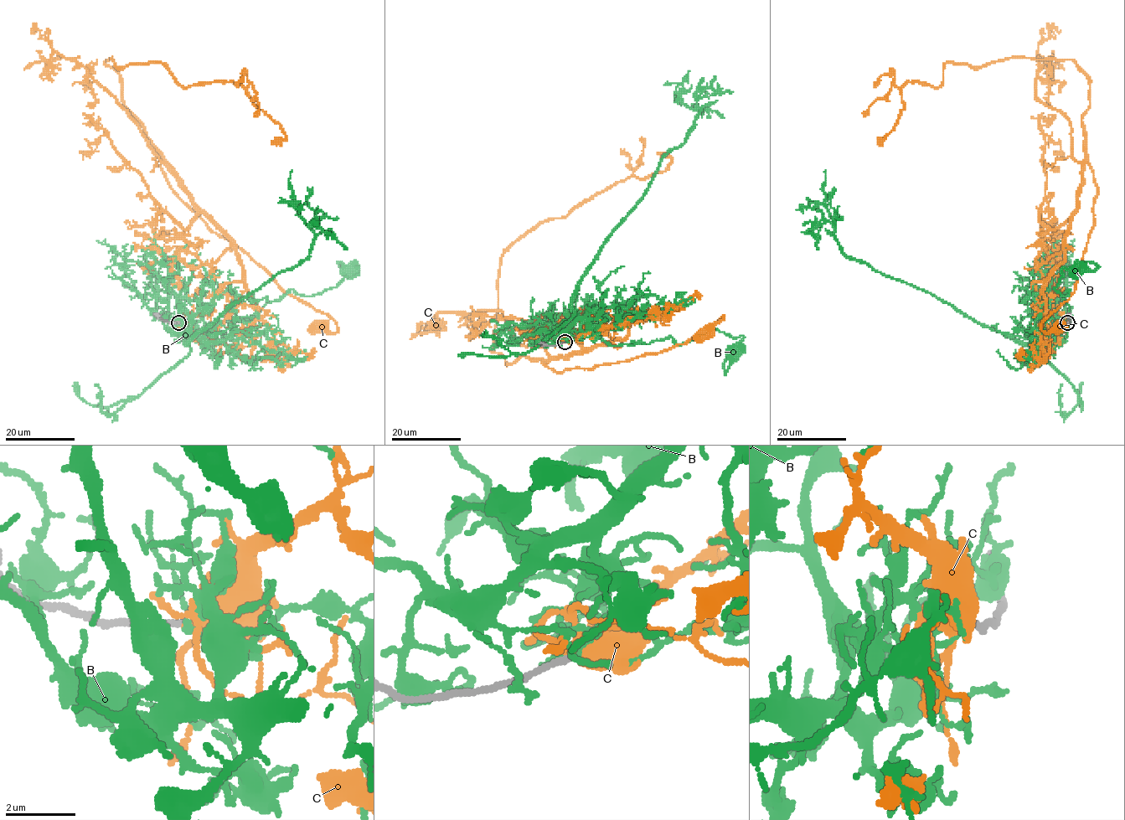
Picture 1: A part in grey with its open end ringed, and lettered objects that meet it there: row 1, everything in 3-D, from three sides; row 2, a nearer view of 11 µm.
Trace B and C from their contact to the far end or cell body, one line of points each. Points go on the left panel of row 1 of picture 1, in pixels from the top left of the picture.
B: (179, 322), (198, 334), (208, 325), (241, 322), (291, 289), (314, 296), (332, 288), (357, 269), (350, 270)
C: (178, 323), (207, 312), (224, 283), (242, 280), (242, 265), (157, 157), (207, 226), (337, 329), (317, 326)

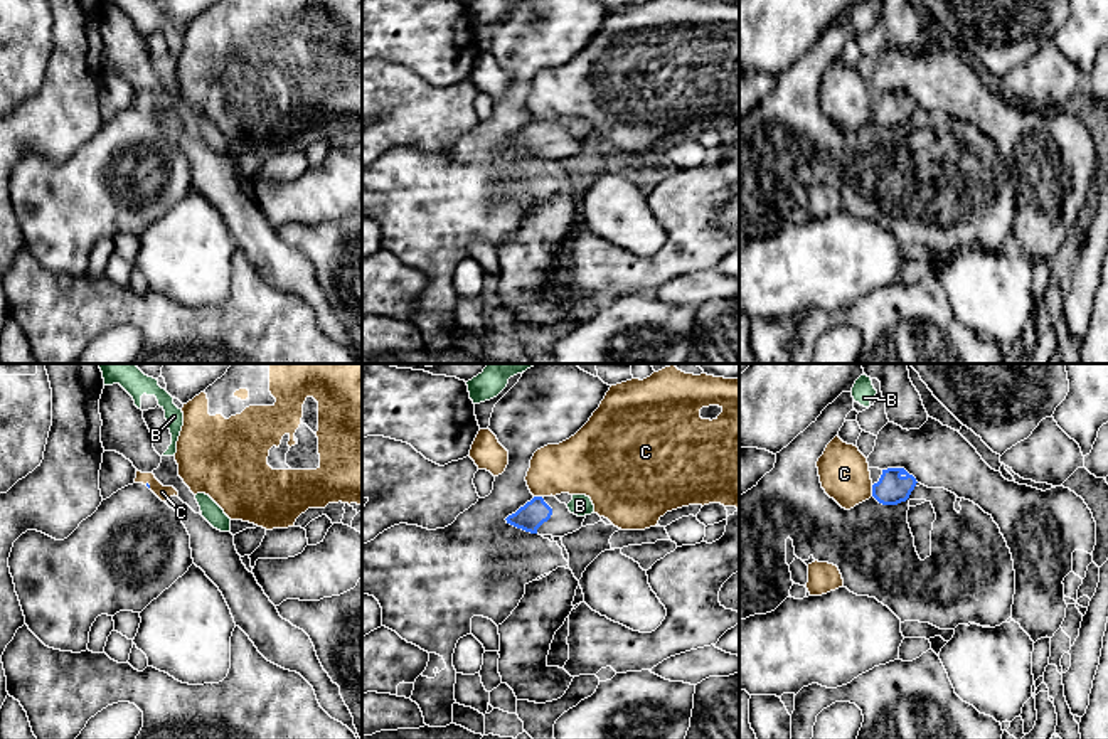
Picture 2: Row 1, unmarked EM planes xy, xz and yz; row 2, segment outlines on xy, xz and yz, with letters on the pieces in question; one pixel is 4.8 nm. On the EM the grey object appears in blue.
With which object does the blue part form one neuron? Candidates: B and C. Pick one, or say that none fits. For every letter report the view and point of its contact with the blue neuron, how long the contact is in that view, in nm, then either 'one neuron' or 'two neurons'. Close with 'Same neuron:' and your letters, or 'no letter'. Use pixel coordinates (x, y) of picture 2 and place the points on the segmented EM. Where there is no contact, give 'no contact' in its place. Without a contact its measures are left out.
B: no contact; two neurons
C: meets blue in yz at (873, 490); contact 60 nm long; two neurons
Same neuron: no letter

